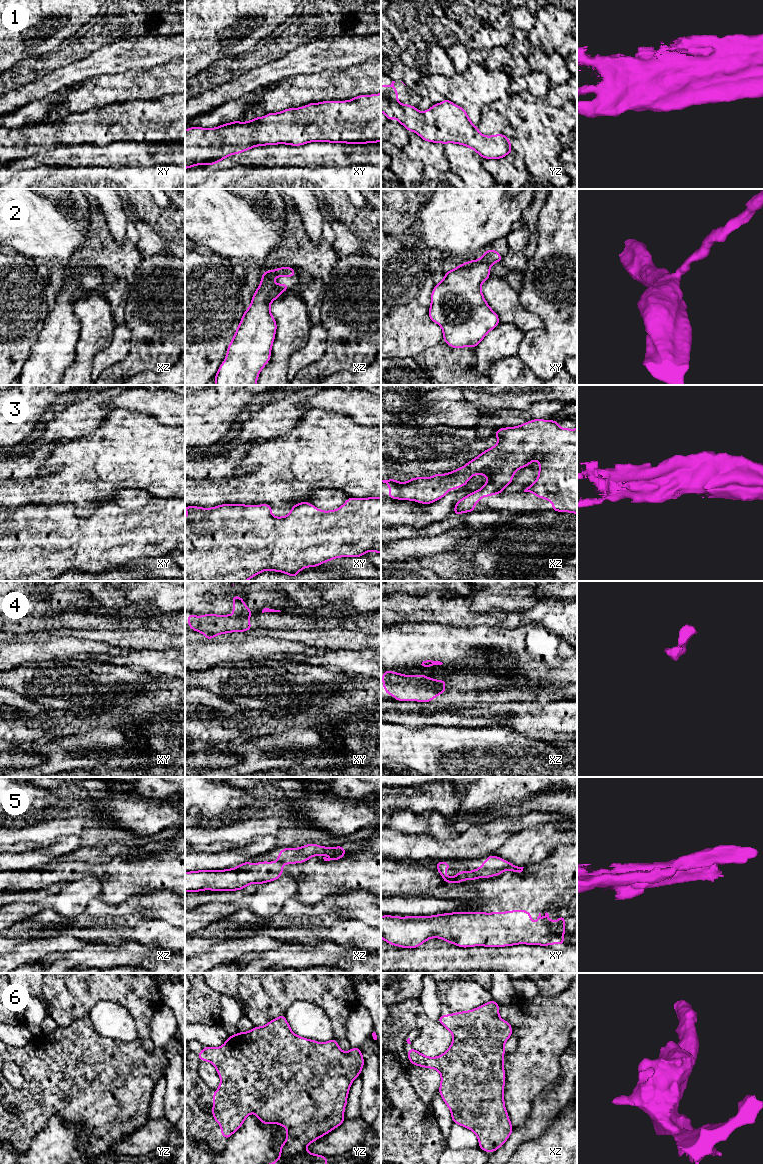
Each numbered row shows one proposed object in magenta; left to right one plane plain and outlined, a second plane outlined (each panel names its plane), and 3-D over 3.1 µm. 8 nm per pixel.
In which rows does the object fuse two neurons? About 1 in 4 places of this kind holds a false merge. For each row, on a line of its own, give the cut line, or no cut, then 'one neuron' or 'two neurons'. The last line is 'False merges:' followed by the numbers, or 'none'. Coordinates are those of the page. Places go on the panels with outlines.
1: cut none; one neuron
2: cut none; one neuron
3: cut none; one neuron
4: cut xy (233, 615), (248, 617); two neurons
5: cut xy (472, 871), (478, 876); two neurons
6: cut none; one neuron
False merges: 4, 5

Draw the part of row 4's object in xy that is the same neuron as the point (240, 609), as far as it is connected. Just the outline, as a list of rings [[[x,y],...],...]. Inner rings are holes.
[[[237,595],[232,597],[233,599],[233,616],[250,617],[254,613],[250,611],[243,599]]]

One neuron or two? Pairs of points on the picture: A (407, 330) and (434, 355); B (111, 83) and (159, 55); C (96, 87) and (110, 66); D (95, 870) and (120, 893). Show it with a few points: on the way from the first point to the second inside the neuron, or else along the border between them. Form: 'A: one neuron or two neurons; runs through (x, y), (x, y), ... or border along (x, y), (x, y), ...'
A: two neurons; border along (442, 339), (435, 345), (428, 347), (420, 355)
B: two neurons; border along (158, 65), (152, 68), (127, 70), (112, 74)
C: two neurons; border along (128, 70), (122, 73), (98, 74), (82, 80)
D: one neuron; runs through (104, 870), (107, 870), (119, 884)

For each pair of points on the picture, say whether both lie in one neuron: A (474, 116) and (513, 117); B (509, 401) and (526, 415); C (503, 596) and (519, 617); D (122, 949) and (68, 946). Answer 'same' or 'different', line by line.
A: different
B: different
C: different
D: different

